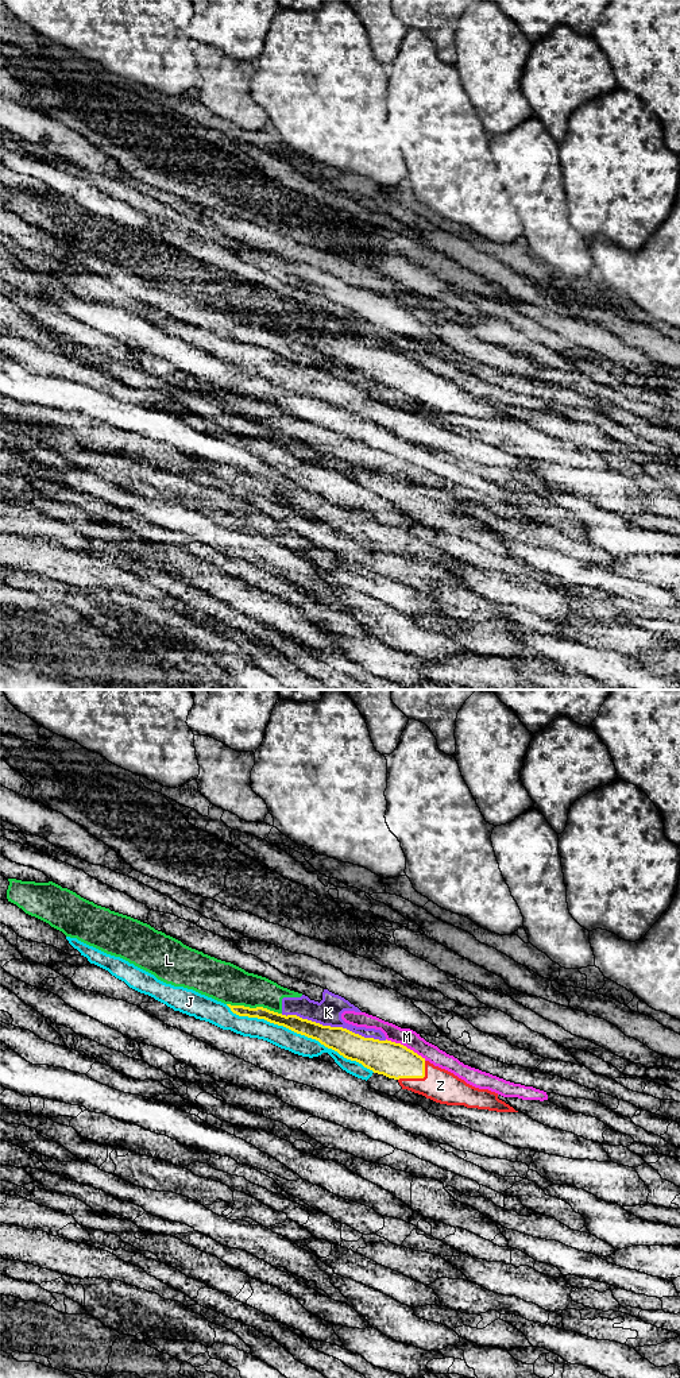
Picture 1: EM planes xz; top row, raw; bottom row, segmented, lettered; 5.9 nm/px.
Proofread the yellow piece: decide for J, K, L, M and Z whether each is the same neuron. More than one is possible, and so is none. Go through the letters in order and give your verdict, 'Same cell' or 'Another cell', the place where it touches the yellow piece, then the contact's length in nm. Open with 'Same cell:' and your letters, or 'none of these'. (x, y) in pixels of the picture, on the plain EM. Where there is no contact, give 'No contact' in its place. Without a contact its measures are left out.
Same cell: Z
J: Another cell. Touches yellow at xz (300, 342). Shared border 950 nm
K: Another cell. Touches yellow at xz (333, 336). Shared border 650 nm
L: Another cell. Touches yellow at xz (254, 317). Shared border 340 nm
M: Another cell. Touches yellow at xz (405, 355). Shared border 280 nm
Z: Same cell. Touches yellow at xz (418, 386). Shared border 200 nm

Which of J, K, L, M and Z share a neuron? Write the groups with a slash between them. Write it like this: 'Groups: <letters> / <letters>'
Groups: J / K L / M / Z

